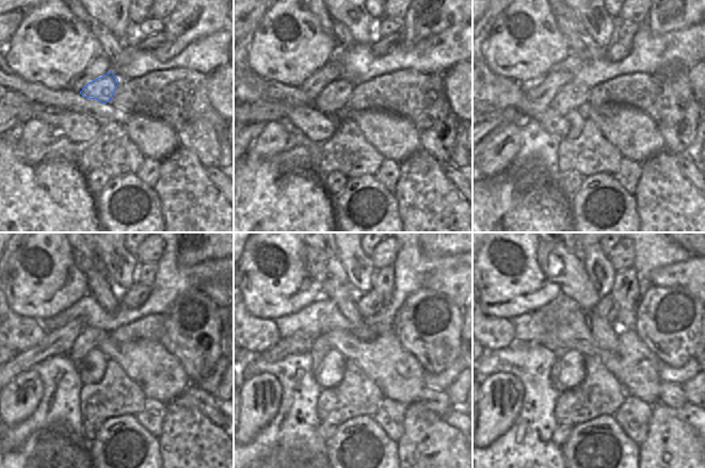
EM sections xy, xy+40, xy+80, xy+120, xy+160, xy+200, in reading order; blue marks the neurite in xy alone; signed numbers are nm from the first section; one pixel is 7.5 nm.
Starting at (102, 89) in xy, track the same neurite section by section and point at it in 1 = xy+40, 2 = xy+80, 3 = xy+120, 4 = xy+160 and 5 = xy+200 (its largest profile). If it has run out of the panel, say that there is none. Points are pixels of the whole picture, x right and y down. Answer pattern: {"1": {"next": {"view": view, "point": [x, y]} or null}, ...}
{"1": {"next": {"view": "xy+40", "point": [333, 98]}}, "2": {"next": {"view": "xy+80", "point": [572, 96]}}, "3": {"next": {"view": "xy+120", "point": [89, 338]}}, "4": {"next": {"view": "xy+160", "point": [321, 344]}}, "5": {"next": {"view": "xy+200", "point": [555, 371]}}}

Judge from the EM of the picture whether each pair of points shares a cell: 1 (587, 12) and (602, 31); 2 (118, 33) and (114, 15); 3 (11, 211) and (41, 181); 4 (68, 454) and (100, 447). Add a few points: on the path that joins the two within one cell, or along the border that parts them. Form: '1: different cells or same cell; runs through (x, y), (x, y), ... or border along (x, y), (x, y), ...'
1: same cell; runs through (586, 18), (595, 31)
2: same cell; runs through (118, 29), (115, 19)
3: same cell; runs through (18, 204), (33, 189)
4: different cells; border along (86, 442), (91, 456)

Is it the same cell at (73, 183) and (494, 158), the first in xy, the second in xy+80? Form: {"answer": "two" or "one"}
{"answer": "two"}

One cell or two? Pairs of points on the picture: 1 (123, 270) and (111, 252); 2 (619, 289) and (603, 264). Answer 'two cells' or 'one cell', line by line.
1: one cell
2: two cells

